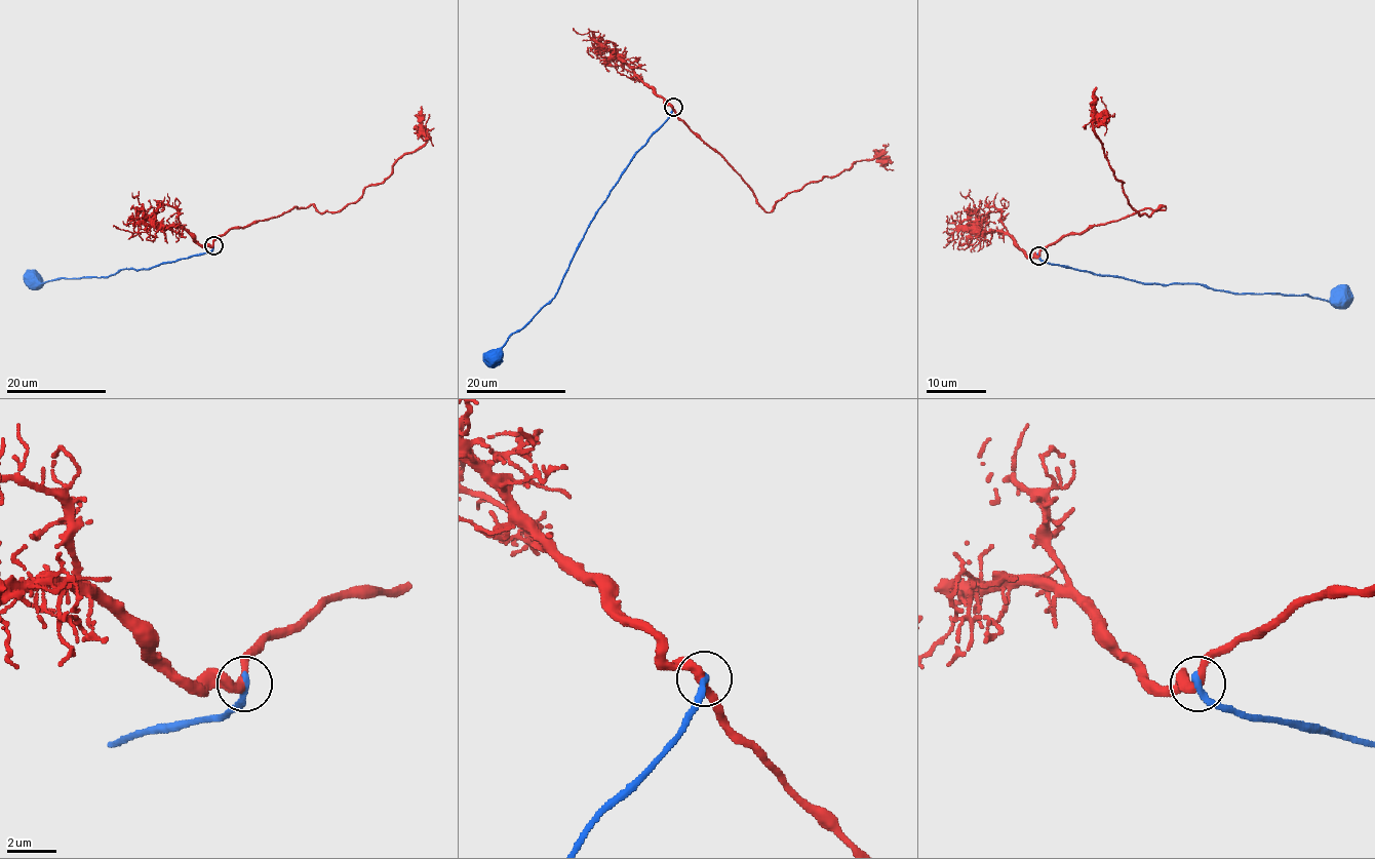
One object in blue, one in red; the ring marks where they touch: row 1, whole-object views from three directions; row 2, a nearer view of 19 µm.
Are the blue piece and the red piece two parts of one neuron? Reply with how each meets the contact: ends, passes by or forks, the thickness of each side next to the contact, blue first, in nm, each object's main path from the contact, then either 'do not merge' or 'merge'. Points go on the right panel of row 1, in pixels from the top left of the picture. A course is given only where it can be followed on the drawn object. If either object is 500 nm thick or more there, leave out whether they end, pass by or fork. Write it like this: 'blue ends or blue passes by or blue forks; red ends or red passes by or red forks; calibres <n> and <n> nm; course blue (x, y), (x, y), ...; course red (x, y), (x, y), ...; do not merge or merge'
blue ends; red passes by; calibres 300 and 360 nm; course blue (1038, 256), (1055, 265), (1141, 282), (1203, 284), (1232, 294), (1308, 295), (1326, 301), (1341, 299); course red (1038, 256), (1068, 234), (1142, 208), (1165, 208), (1141, 215), (1129, 202), (1092, 128), (1095, 86); do not merge

